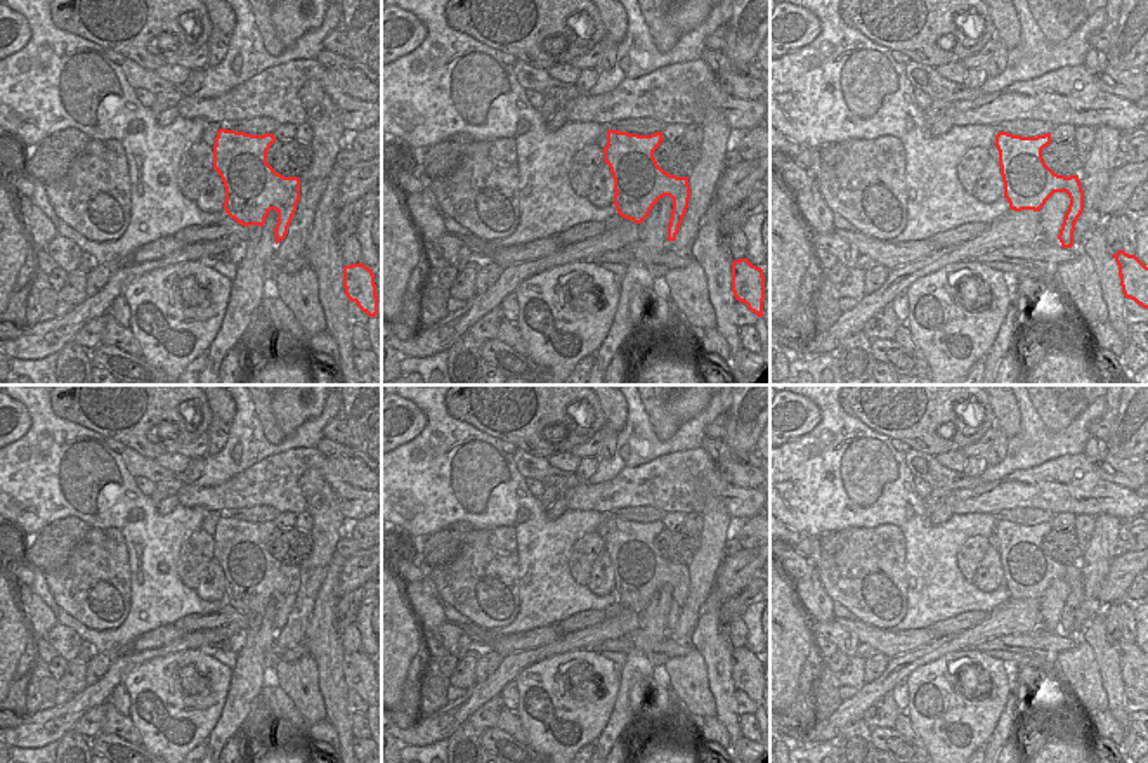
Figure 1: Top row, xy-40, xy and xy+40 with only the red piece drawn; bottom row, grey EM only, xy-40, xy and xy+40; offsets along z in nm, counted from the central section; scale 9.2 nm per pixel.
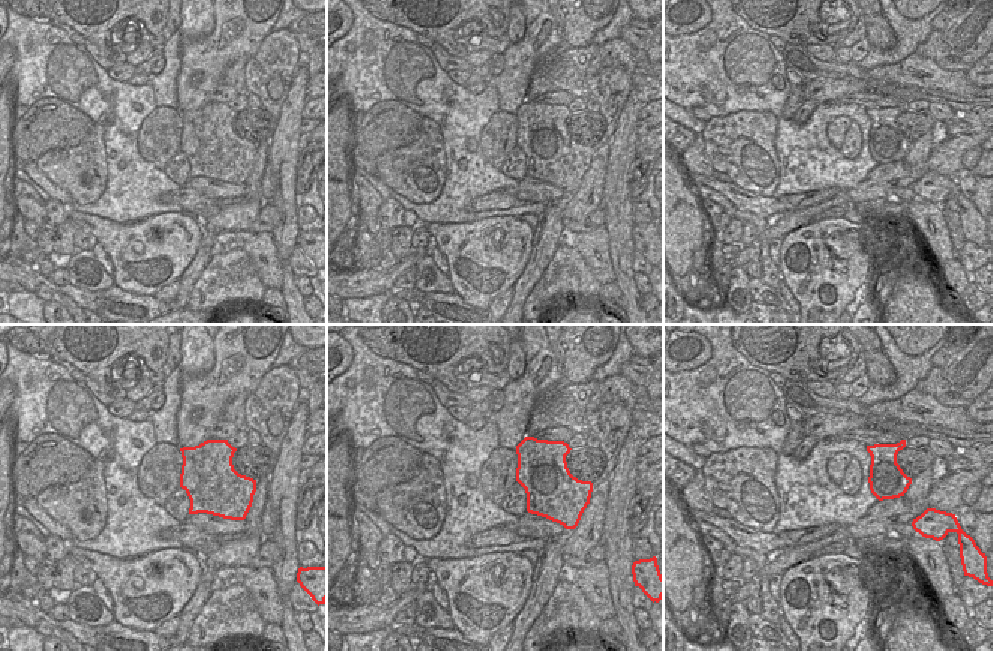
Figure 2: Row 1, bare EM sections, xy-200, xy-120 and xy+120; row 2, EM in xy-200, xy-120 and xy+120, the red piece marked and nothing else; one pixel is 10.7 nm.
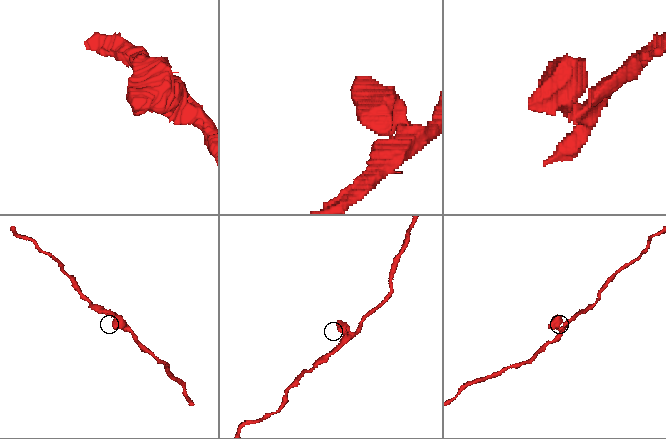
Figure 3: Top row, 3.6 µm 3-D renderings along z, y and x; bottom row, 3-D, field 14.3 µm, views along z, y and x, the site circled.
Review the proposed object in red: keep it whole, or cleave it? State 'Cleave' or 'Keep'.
Keep.

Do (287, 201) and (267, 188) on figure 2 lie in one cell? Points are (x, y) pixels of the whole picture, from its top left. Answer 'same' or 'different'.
different

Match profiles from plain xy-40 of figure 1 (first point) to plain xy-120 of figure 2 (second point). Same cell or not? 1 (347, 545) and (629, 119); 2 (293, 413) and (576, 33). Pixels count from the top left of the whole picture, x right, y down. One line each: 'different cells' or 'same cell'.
1: different cells
2: same cell

